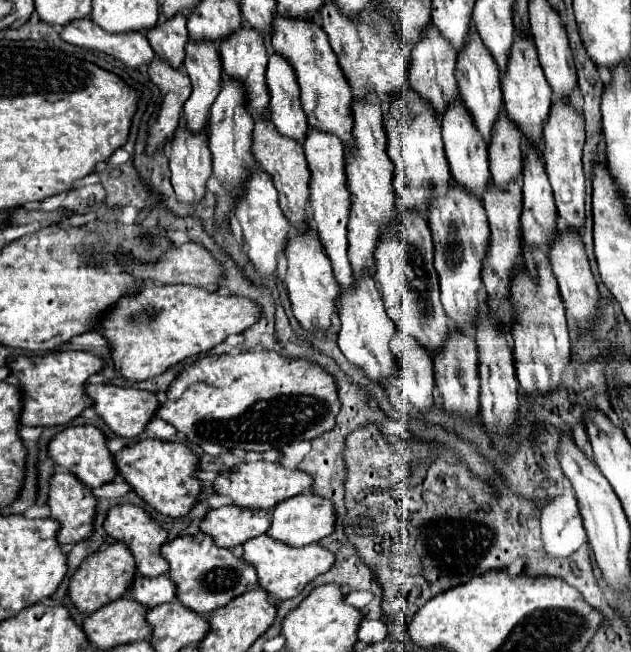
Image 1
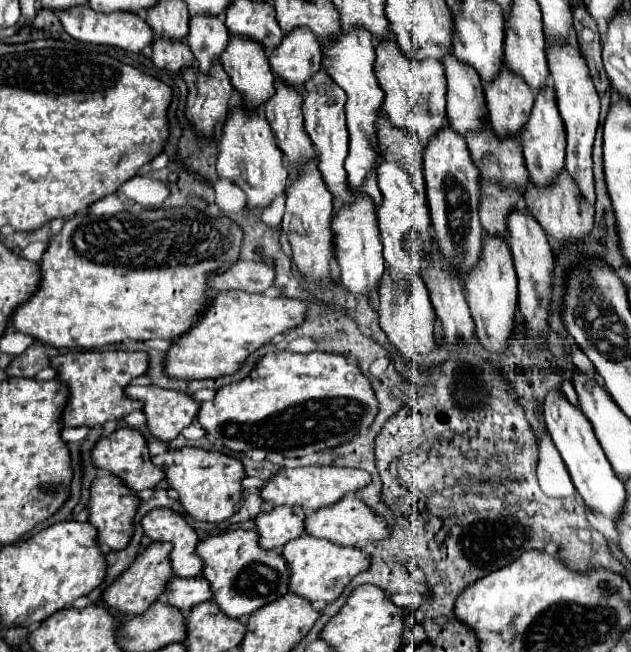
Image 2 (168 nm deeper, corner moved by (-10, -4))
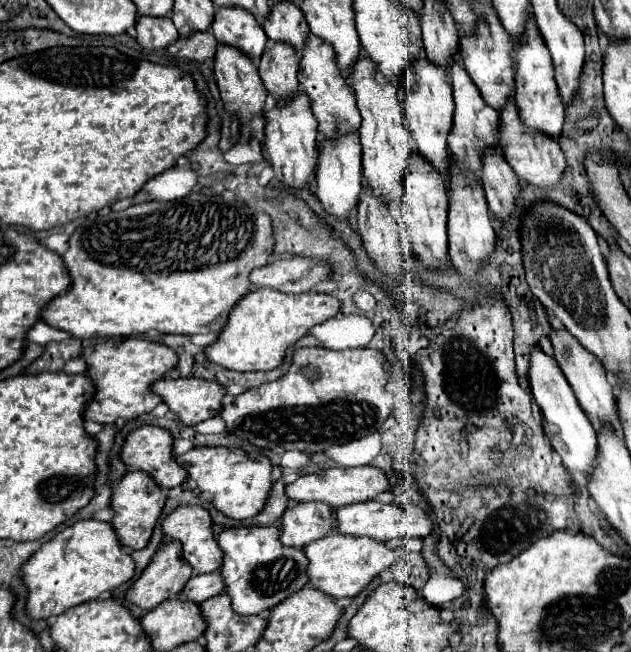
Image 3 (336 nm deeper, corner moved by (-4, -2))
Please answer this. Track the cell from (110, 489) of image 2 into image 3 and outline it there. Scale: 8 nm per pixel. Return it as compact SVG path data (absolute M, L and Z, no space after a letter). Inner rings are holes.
M131 470L127 476L121 478L121 482L117 486L113 486L111 508L115 510L115 518L111 524L117 530L117 536L123 546L127 546L131 550L141 550L149 544L149 540L153 536L153 528L165 506L165 500L167 500L167 494L163 492L163 488L149 474L145 474L141 470Z

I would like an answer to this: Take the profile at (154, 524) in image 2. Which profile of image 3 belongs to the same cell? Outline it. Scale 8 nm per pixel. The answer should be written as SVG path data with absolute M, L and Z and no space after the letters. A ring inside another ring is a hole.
M183 506L163 520L163 532L183 542L183 556L195 574L219 570L223 554L213 536L213 518L203 506Z

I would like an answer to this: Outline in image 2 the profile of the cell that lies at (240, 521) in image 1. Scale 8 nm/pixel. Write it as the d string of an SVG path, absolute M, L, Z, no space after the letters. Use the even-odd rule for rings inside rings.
M277 506L257 514L255 532L259 534L259 546L273 550L293 538L303 536L303 518L305 512L299 506Z

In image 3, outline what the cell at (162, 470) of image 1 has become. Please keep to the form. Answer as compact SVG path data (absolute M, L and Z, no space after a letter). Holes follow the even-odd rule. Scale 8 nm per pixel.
M193 448L177 458L179 464L187 464L189 478L197 482L197 488L213 496L213 506L229 518L253 518L257 516L273 488L273 464L265 454L245 452L241 448Z

